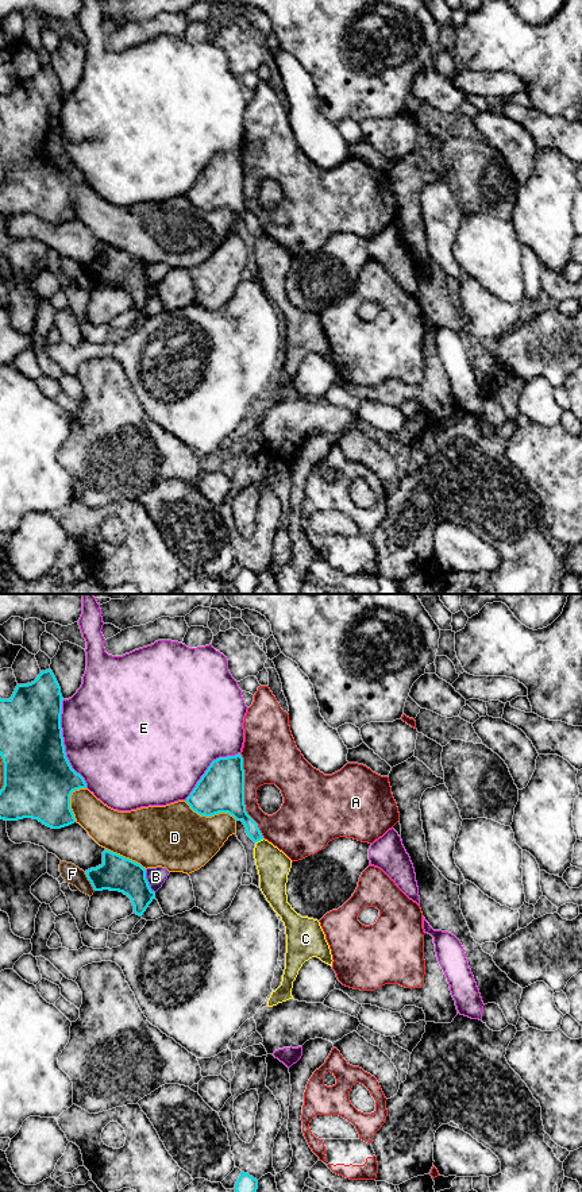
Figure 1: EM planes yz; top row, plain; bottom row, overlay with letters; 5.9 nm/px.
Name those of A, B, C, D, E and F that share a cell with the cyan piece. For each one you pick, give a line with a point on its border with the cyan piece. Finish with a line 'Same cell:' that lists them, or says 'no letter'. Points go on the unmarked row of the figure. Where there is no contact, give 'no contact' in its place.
Same cell: no letter

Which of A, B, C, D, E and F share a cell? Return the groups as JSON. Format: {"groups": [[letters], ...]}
{"groups": [["A"], ["B"], ["C"], ["D"], ["E"], ["F"]]}

